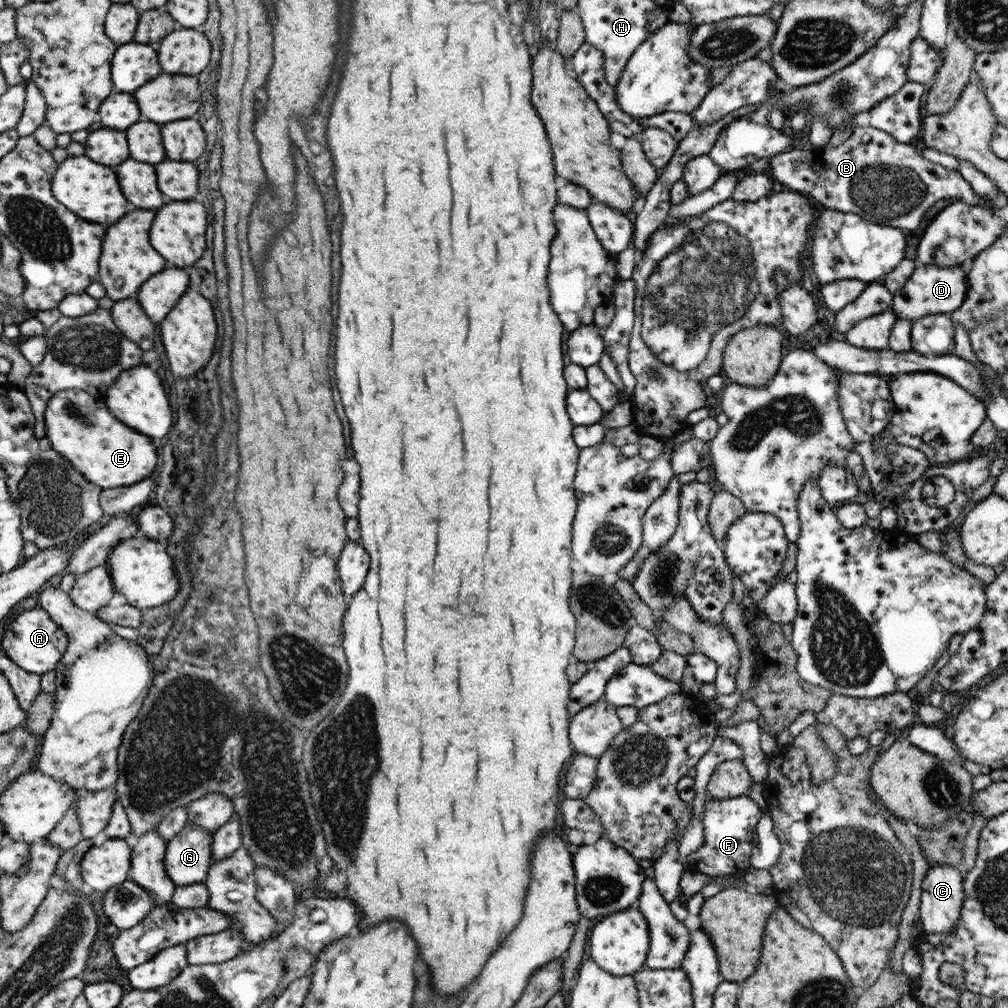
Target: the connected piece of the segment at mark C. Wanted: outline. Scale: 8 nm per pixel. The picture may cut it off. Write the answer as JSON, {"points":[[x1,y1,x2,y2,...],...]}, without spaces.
{"points":[[947,864,932,865,926,872,921,889,919,918,924,932,953,936,955,924,959,919,959,912,965,897,960,869]]}

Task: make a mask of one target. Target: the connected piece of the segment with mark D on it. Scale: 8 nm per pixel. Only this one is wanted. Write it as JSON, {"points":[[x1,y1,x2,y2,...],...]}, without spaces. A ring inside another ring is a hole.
{"points":[[967,265,956,268,940,268,940,266,922,266,916,268,906,284,893,294,891,311,897,319,914,321,929,314,951,313,962,306,967,293]]}

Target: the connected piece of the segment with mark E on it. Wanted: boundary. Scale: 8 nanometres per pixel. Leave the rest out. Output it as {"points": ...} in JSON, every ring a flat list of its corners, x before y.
{"points":[[61,390,49,400,45,410,46,437,52,441,53,448,64,456,74,468,86,472,86,480,98,485,100,489,110,489,136,485,154,473,160,464,160,456,156,452,154,440,142,436,140,432,130,428,117,417,114,417,105,404,104,398,94,396,84,390]]}

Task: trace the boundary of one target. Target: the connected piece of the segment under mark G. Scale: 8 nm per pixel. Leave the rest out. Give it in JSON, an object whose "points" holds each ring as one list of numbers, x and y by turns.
{"points":[[187,824,167,842,165,868,176,886,189,886,208,878,213,864,212,832]]}

